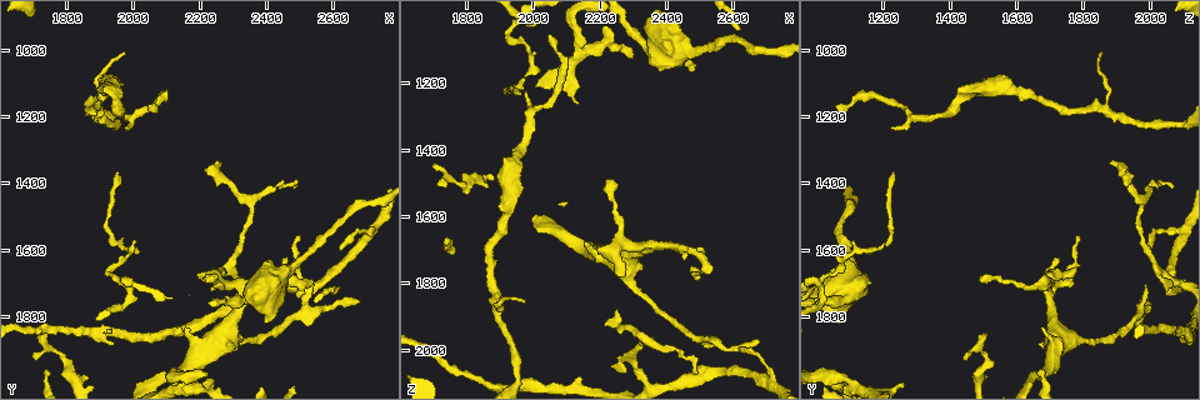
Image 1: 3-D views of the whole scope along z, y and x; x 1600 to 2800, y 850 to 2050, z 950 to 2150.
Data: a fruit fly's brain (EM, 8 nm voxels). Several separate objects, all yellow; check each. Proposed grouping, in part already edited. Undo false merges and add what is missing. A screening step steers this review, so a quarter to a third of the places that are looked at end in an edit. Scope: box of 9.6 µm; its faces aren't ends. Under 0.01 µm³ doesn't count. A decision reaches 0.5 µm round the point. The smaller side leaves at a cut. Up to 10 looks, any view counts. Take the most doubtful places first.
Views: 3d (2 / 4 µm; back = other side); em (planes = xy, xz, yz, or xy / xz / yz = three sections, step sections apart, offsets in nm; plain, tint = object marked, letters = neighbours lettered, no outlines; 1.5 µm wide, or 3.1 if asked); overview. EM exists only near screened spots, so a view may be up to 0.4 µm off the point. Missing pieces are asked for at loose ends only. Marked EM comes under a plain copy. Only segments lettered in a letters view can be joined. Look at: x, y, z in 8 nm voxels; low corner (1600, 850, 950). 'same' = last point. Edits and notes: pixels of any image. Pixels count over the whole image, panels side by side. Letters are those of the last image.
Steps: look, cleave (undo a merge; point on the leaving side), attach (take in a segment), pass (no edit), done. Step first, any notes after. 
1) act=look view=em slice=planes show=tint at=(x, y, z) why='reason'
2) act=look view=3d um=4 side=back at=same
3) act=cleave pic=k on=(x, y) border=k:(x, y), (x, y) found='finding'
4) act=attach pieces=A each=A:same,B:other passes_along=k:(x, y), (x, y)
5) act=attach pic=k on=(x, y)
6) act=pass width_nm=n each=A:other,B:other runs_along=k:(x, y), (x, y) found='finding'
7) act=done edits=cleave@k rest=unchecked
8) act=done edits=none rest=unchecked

act=look view=em slice=planes show=letters at=(1920, 1670, 1060)

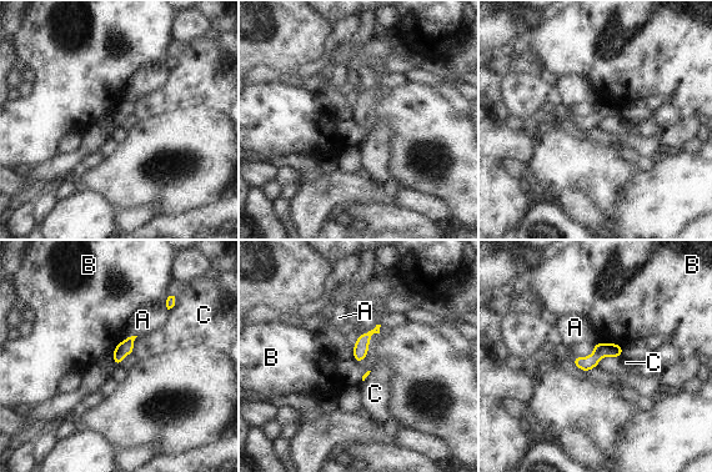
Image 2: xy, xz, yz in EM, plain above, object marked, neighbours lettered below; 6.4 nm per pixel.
act=pass each=A:other,B:other,C:other runs_along=2:(618, 349), (576, 361) found='continuous, no second neuron'

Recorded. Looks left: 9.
act=look view=em slice=xz step=8 show=tint at=(1890, 1180, 1870) why='sharp bend'

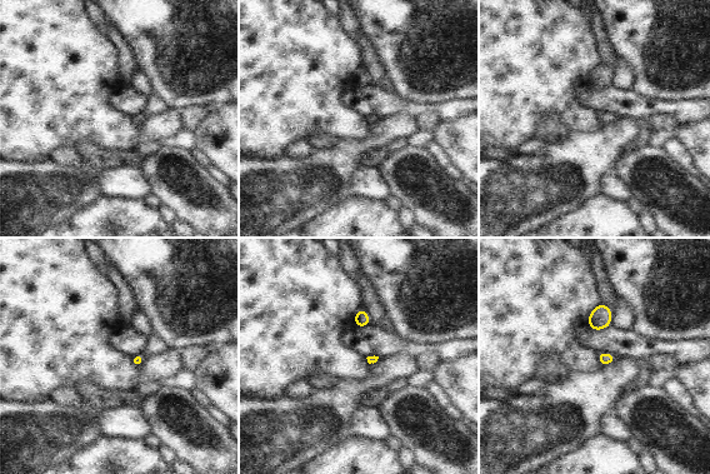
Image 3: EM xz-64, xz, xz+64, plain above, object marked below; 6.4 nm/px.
act=look view=em slice=xy step=4 show=letters at=same

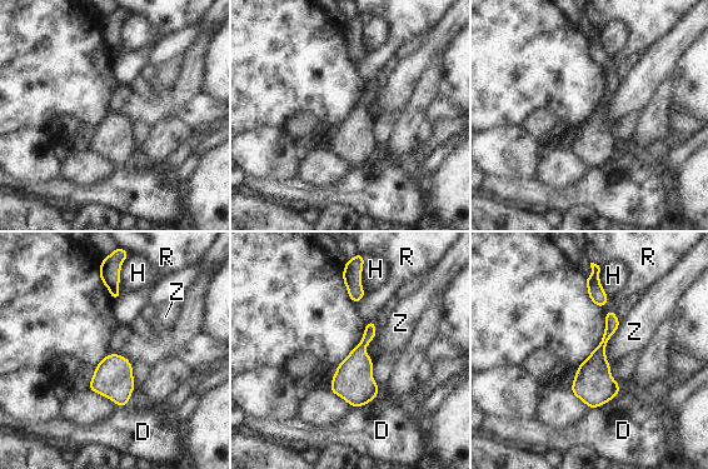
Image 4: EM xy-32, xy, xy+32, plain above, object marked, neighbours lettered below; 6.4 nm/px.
act=pass each=D:other,H:other,R:other,Z:other found='continuous, no second neuron'

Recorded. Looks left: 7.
act=look view=em slice=planes show=letters at=(2720, 1540, 2080) why='sharp bend'

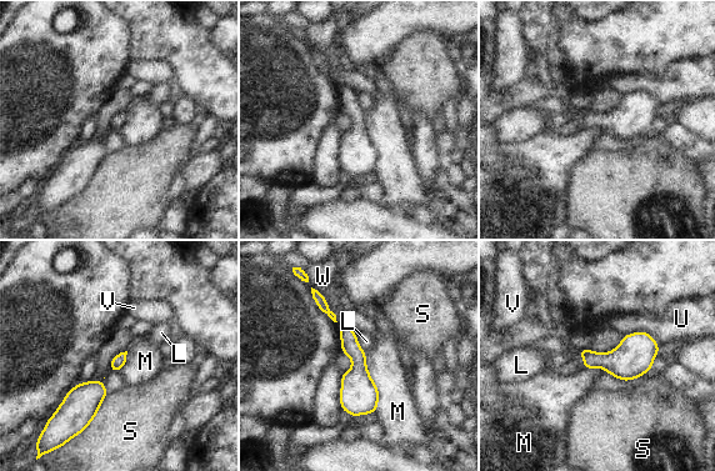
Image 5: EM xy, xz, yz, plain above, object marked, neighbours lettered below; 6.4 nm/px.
act=pass each=L:other,M:other,S:other,U:other,V:other,W:other border=5:(365, 352), (376, 411) found='all the same neuron'

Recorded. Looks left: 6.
act=look view=em slice=xz step=8 show=letters at=(2440, 1680, 1100) why='thick turns thin'

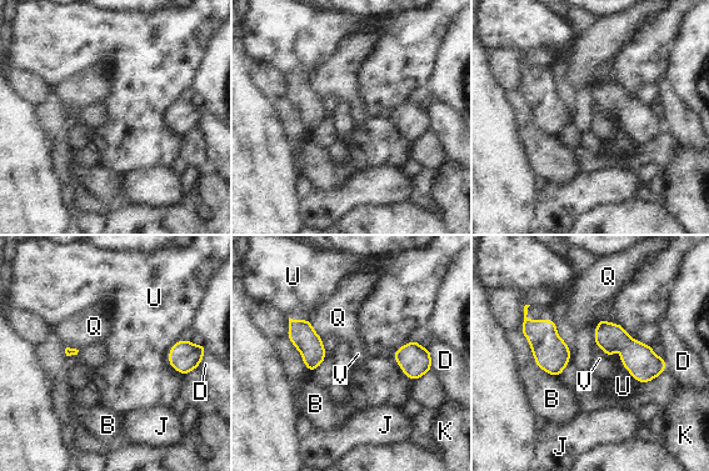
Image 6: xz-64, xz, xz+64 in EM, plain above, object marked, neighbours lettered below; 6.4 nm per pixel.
act=pass longest_contact=U:280nm each=B:other,D:other,J:other,K:other,Q:other,U:other,V:other found='one neuron here'

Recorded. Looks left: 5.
act=done edits=none rest=unchecked

